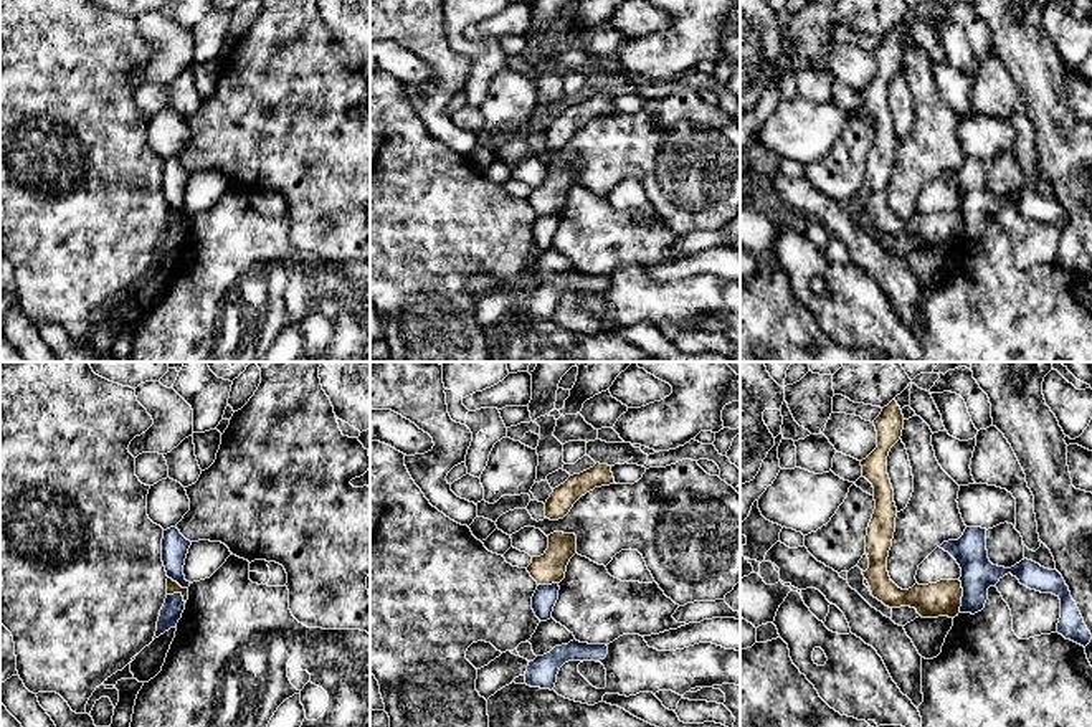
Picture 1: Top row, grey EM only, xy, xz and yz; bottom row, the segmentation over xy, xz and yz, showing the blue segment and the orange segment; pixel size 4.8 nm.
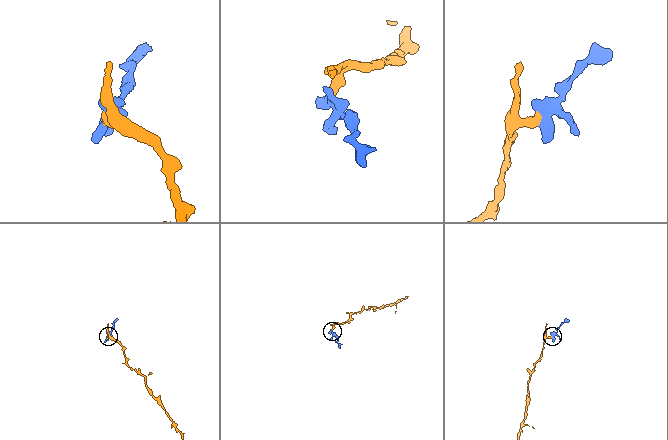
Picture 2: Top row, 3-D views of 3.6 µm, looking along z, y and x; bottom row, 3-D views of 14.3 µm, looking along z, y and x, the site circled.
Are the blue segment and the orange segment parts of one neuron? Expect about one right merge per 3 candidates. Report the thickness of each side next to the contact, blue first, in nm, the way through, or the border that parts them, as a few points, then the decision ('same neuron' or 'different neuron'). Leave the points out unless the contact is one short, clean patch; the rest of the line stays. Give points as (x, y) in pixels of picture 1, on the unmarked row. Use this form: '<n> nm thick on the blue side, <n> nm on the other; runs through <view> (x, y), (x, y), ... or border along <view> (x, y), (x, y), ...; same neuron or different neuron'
170 nm thick on the blue side, 180 nm on the other; border along yz (959, 210), (962, 218), (960, 242); different neuron

